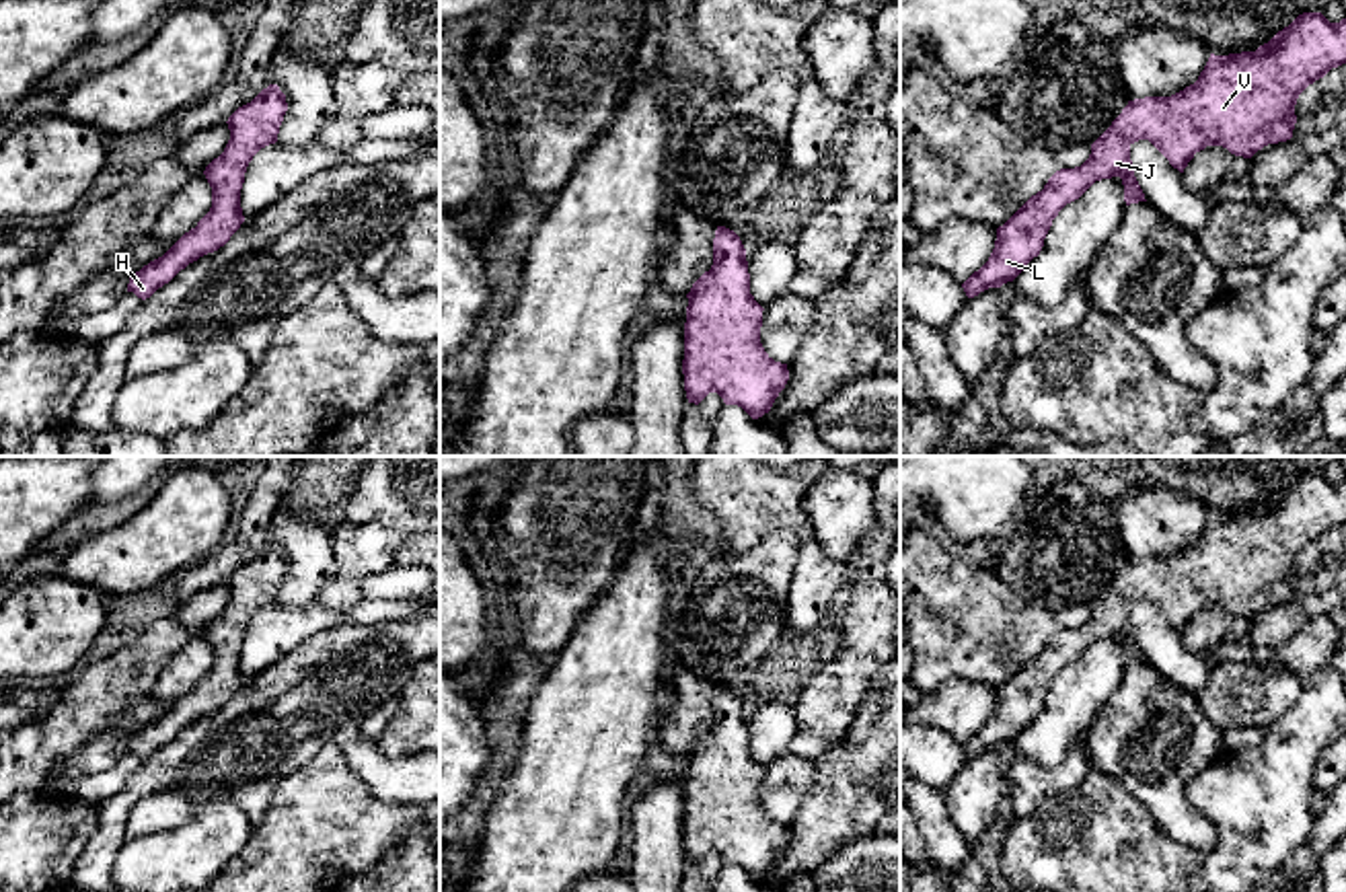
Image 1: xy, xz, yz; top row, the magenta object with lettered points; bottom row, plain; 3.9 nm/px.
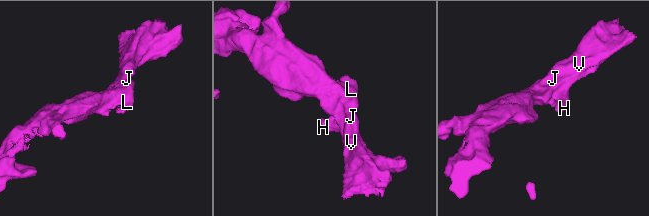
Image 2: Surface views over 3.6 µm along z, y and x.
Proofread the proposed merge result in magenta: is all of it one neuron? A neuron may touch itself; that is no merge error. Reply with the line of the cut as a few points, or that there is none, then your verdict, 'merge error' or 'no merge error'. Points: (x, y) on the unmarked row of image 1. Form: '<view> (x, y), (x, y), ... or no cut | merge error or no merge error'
no cut | no merge error

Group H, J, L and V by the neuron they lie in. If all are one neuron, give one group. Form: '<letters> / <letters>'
H J L V

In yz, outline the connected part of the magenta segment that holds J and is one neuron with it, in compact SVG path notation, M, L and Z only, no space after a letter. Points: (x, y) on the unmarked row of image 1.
M1303 473L1256 512L1210 514L1198 541L1184 551L1171 557L1128 561L1091 604L1091 615L1081 627L1056 631L1042 652L997 689L988 721L962 744L966 756L974 758L988 748L1013 742L1040 715L1058 672L1079 660L1095 641L1120 637L1126 666L1147 662L1130 621L1134 602L1149 600L1180 633L1206 606L1223 606L1235 617L1251 619L1264 606L1293 598L1299 555L1342 524L1346 524L1346 479L1330 483L1321 473Z

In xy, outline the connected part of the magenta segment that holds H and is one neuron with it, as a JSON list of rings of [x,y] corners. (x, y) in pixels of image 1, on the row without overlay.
[[[277,545],[263,549],[251,563],[228,578],[230,600],[203,635],[212,647],[212,668],[162,717],[150,721],[129,738],[127,752],[150,758],[181,730],[199,717],[224,707],[245,682],[240,649],[253,617],[277,602],[279,586],[288,571],[286,555]]]

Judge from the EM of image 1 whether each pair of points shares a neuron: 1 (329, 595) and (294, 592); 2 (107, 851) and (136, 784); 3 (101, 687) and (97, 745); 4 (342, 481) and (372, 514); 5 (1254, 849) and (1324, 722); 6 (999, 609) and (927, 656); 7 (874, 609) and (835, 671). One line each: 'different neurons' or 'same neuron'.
1: different neurons
2: same neuron
3: different neurons
4: same neuron
5: same neuron
6: same neuron
7: same neuron

